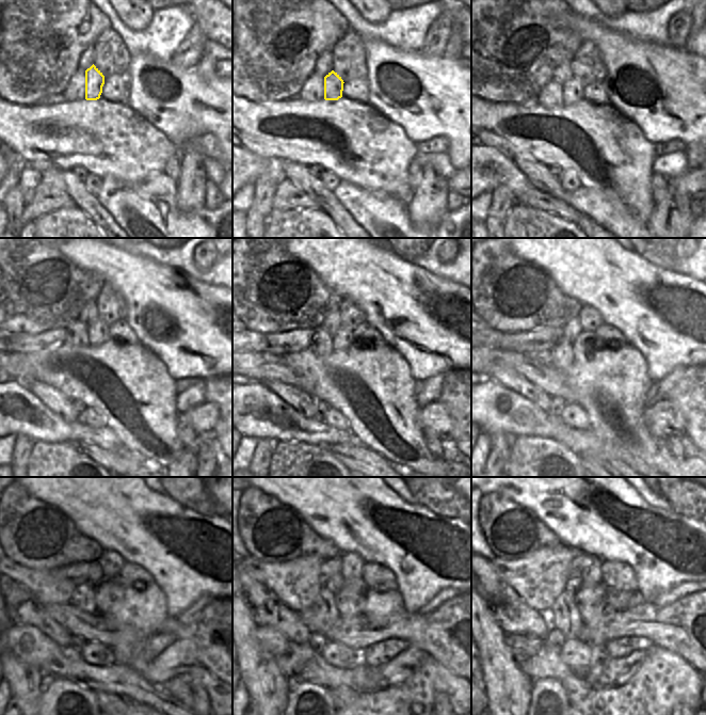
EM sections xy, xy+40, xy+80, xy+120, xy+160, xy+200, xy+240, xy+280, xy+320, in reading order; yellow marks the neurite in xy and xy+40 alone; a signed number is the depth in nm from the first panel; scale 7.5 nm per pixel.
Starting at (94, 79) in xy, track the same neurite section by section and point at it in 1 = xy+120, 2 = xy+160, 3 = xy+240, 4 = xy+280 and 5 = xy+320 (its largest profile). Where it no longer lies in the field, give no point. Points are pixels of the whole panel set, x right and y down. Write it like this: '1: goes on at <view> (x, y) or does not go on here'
1: goes on at xy+120 (97, 332)
2: goes on at xy+160 (343, 338)
3: goes on at xy+240 (109, 592)
4: goes on at xy+280 (350, 600)
5: goes on at xy+320 (591, 603)

